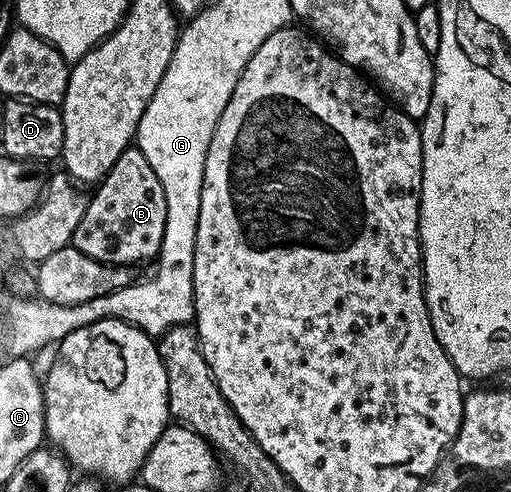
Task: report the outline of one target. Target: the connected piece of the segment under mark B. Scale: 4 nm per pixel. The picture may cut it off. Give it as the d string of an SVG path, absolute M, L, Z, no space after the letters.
M129 147L123 152L121 159L113 163L106 177L94 186L93 192L85 207L85 215L81 215L81 223L77 223L77 231L73 231L71 245L89 259L97 259L106 265L135 267L138 261L151 261L162 247L162 235L165 234L166 225L166 201L161 180L153 171L153 167L149 167L149 159L145 159L145 155L141 155L137 147Z

